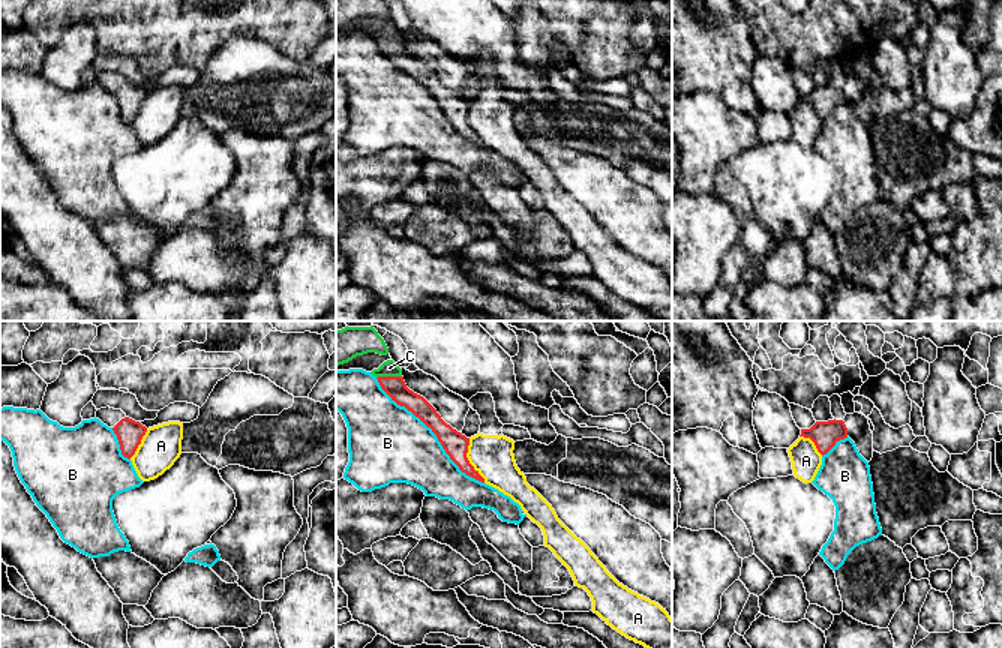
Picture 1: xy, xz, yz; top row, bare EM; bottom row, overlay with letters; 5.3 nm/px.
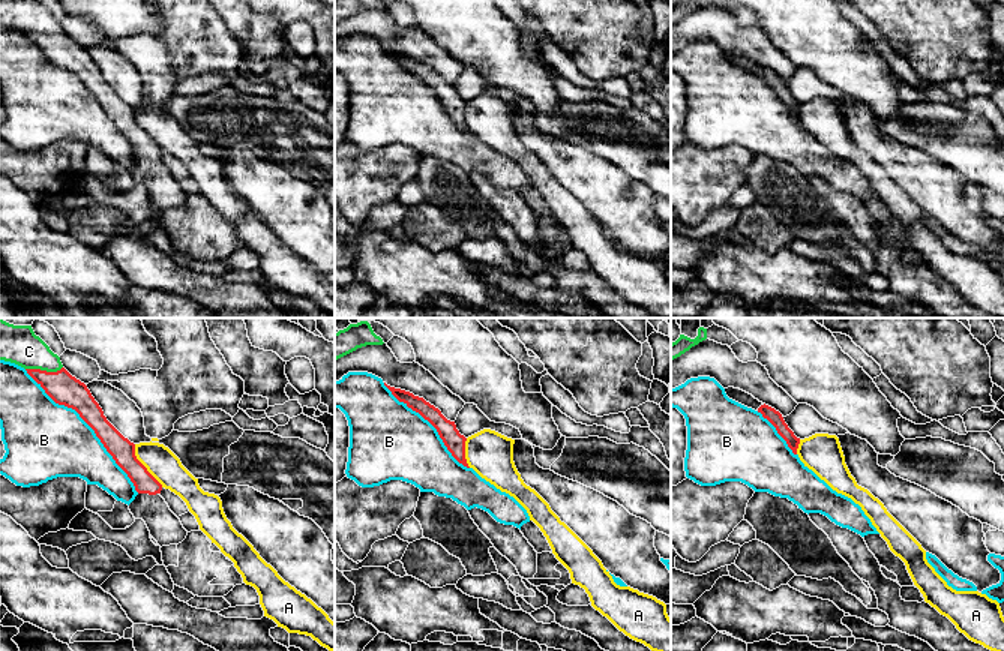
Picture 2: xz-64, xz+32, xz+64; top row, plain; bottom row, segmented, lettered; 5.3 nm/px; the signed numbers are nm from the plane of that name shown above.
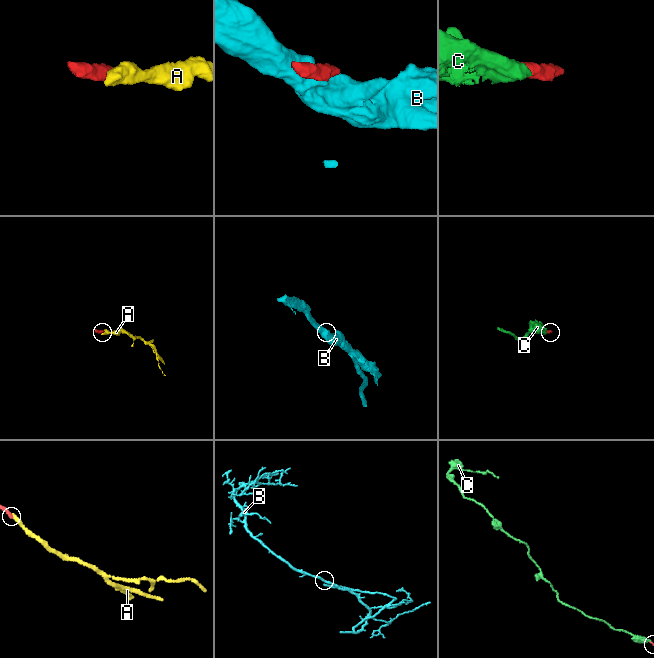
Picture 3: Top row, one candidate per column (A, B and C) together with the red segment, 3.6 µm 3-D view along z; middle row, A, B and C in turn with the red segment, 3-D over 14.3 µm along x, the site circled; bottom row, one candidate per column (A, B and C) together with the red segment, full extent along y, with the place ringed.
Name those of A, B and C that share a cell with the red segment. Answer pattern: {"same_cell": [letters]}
{"same_cell": ["C"]}

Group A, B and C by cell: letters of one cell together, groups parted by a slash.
A / B / C

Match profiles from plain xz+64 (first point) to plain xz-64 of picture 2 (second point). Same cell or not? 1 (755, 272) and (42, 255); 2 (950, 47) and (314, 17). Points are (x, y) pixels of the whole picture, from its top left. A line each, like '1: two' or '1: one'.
1: one
2: two

